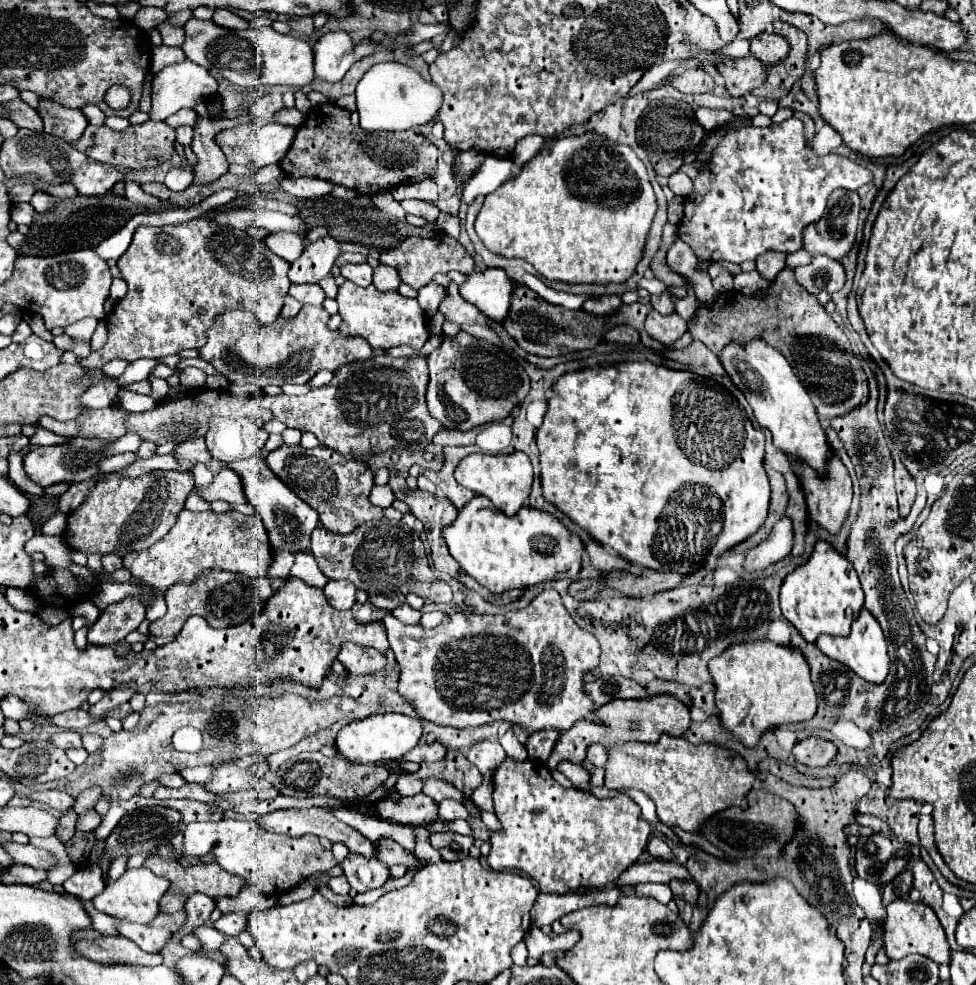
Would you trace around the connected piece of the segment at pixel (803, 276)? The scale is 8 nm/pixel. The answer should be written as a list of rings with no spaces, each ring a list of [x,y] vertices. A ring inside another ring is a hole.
[[[816,257],[810,265],[794,269],[794,273],[796,273],[796,281],[808,293],[814,293],[814,295],[820,291],[826,291],[826,293],[840,291],[846,283],[844,267],[830,257]]]

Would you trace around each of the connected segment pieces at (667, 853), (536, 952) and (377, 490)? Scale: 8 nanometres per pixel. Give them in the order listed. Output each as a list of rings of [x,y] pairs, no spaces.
[[[652,837],[652,839],[650,839],[650,843],[648,843],[648,853],[650,853],[652,857],[656,857],[656,859],[662,859],[662,861],[668,861],[668,859],[674,857],[674,855],[672,855],[672,849],[668,847],[668,843],[666,843],[664,839],[660,839],[660,837]]]
[[[532,927],[526,937],[524,943],[528,947],[528,955],[532,957],[540,957],[546,951],[568,951],[576,941],[580,939],[580,931],[566,931],[562,935],[544,935],[538,927]]]
[[[380,485],[380,487],[374,487],[372,493],[370,493],[370,501],[378,507],[390,507],[392,501],[394,501],[394,495],[390,493],[390,487],[388,485]]]

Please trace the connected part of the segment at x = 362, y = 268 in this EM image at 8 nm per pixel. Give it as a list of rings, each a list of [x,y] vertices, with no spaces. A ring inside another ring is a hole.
[[[346,263],[342,267],[342,275],[356,283],[358,287],[368,287],[372,283],[372,267],[368,263],[360,263],[360,265],[352,265],[352,263]]]

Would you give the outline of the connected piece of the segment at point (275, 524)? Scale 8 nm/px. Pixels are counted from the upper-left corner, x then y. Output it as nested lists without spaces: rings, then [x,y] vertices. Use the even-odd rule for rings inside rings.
[[[262,457],[234,461],[228,467],[240,473],[246,497],[256,507],[256,513],[264,519],[272,547],[278,551],[290,551],[294,555],[308,553],[310,551],[310,535],[320,525],[318,513],[308,503],[298,499],[298,495],[292,493],[278,477],[274,477],[274,473],[270,473],[270,469]]]

